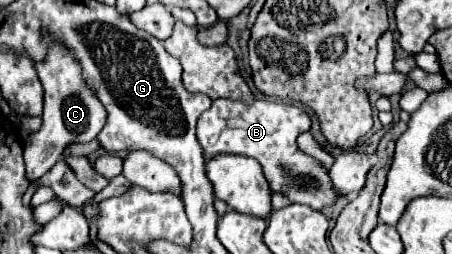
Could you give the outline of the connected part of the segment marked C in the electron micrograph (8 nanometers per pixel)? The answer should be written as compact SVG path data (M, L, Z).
M53 39L51 45L47 45L47 57L35 63L35 71L45 89L45 109L41 117L43 119L41 129L37 133L31 133L23 145L27 179L31 183L37 181L45 171L49 171L55 165L55 159L59 159L59 151L63 149L63 145L71 141L75 143L93 141L107 121L107 111L103 103L97 99L95 91L83 79L81 61L71 53L67 45Z

